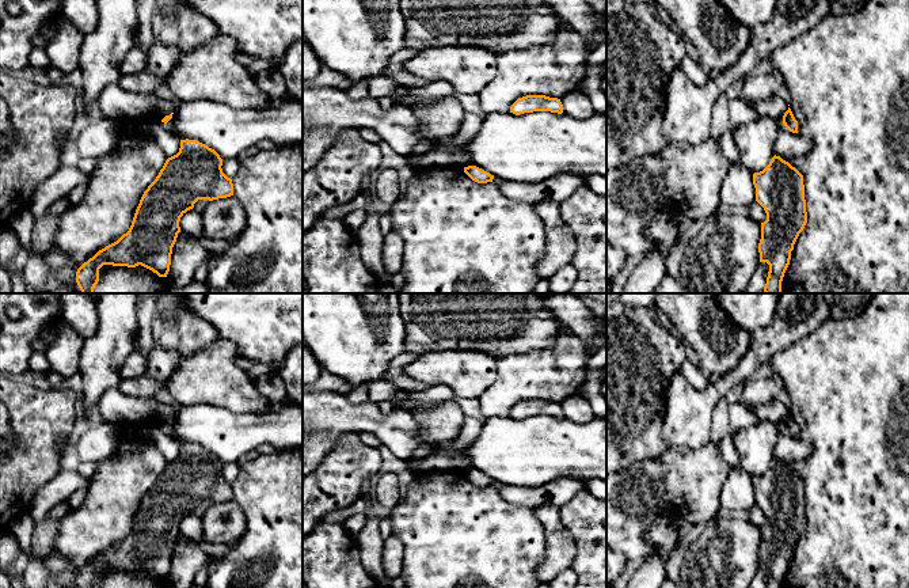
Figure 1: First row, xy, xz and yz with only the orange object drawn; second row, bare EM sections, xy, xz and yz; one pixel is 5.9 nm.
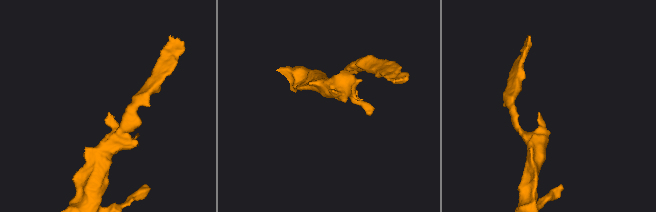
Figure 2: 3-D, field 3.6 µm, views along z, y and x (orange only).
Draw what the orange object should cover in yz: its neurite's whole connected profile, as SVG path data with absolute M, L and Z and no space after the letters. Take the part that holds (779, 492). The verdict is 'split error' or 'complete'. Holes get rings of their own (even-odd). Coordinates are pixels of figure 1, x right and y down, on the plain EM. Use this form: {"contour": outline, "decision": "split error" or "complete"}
{"contour": "M775 459L762 475L753 478L753 489L756 505L767 517L767 524L761 527L760 566L769 569L767 588L781 588L794 549L807 527L803 479L788 466Z", "decision": "complete"}

